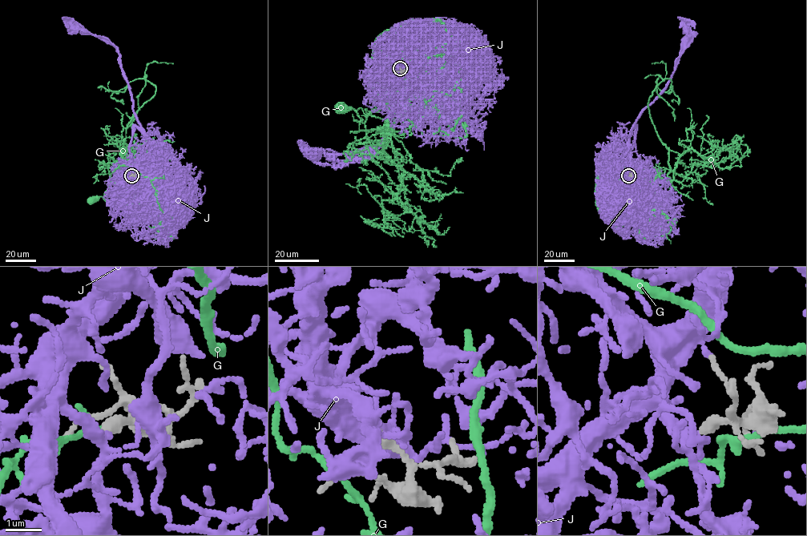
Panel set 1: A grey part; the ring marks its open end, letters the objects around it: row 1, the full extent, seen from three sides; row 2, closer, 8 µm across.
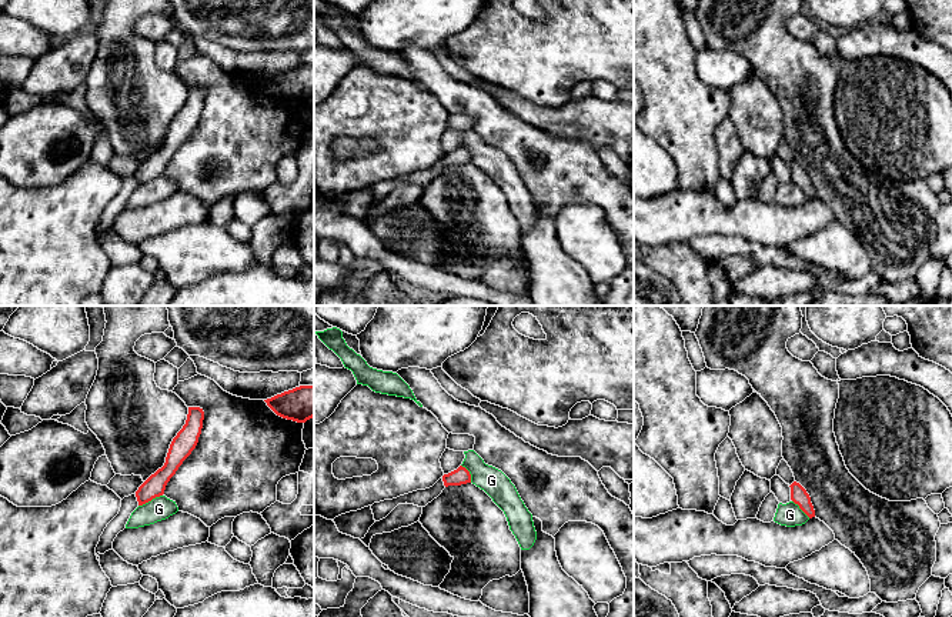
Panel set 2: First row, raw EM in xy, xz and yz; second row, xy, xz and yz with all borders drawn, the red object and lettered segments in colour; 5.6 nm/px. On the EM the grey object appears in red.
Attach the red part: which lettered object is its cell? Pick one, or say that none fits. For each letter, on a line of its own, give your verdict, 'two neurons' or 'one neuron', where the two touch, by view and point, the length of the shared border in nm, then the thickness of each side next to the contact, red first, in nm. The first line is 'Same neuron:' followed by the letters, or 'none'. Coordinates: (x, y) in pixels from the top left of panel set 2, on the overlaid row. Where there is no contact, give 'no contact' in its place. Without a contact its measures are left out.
Same neuron: J
G: two neurons; meets red in xy at (150, 500); contact 150 nm long; 120 nm thick on the red side, 130 nm on the other
J: one neuron; no contact

